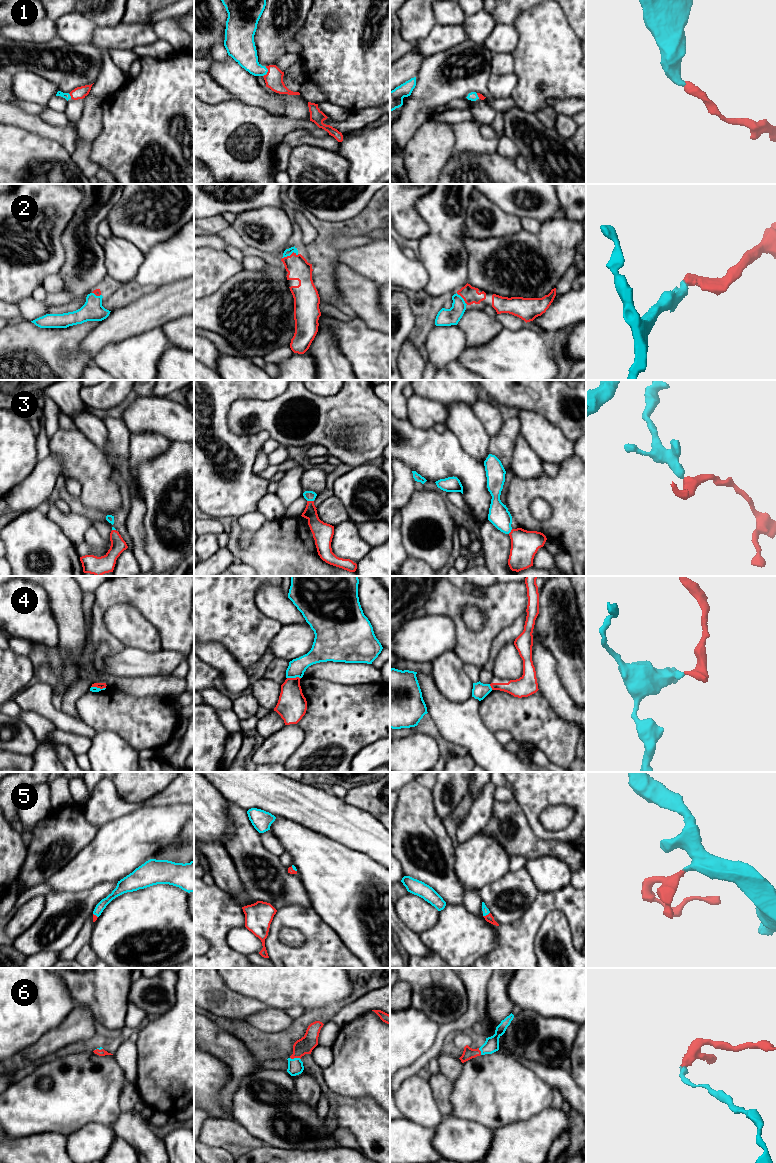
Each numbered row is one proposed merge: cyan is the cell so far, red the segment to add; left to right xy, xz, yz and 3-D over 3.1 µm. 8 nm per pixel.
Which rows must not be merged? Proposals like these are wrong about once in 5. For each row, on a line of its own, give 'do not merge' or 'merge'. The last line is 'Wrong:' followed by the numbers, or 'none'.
1: merge
2: merge
3: merge
4: do not merge
5: merge
6: merge
Wrong: 4

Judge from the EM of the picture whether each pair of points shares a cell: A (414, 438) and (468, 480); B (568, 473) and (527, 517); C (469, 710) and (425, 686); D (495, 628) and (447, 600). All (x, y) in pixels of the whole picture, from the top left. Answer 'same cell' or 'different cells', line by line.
A: same cell
B: same cell
C: same cell
D: same cell

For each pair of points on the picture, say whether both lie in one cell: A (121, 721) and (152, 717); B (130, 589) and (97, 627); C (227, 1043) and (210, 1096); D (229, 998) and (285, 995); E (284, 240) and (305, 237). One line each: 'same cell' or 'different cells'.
A: same cell
B: same cell
C: different cells
D: different cells
E: different cells

